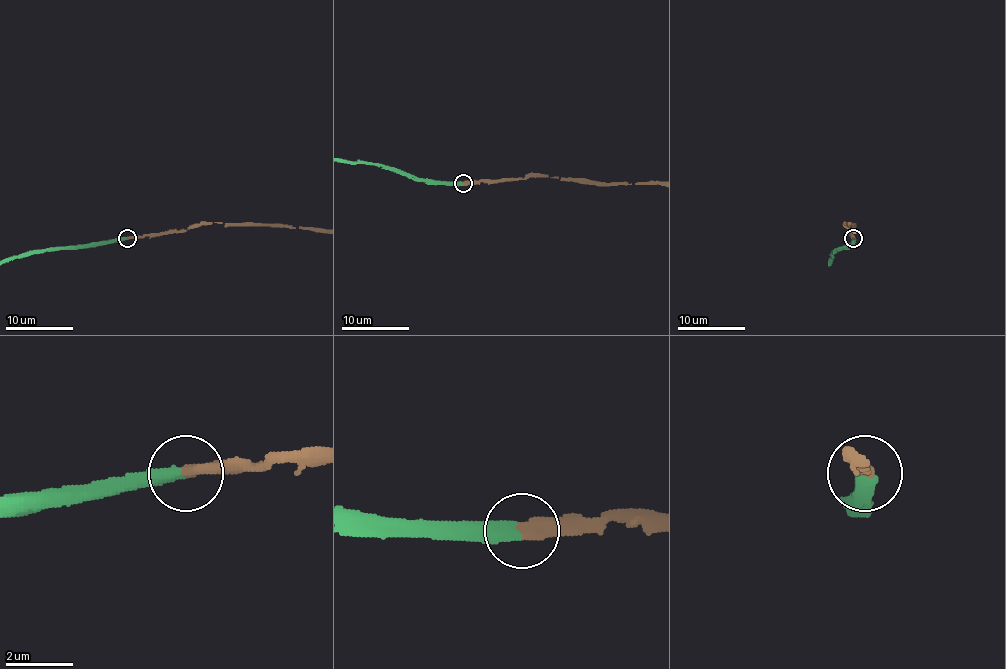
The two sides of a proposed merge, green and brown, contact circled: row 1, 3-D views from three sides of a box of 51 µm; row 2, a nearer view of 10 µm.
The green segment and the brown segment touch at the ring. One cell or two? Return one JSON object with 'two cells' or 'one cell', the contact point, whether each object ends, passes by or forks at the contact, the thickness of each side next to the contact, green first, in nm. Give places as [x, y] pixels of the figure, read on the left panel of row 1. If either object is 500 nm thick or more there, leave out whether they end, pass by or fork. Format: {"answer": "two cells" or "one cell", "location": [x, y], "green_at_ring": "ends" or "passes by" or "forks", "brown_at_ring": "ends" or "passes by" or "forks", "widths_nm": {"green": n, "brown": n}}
{"answer": "one cell", "location": [127, 238], "green_at_ring": "ends", "brown_at_ring": "ends", "widths_nm": {"green": 400, "brown": 400}}

